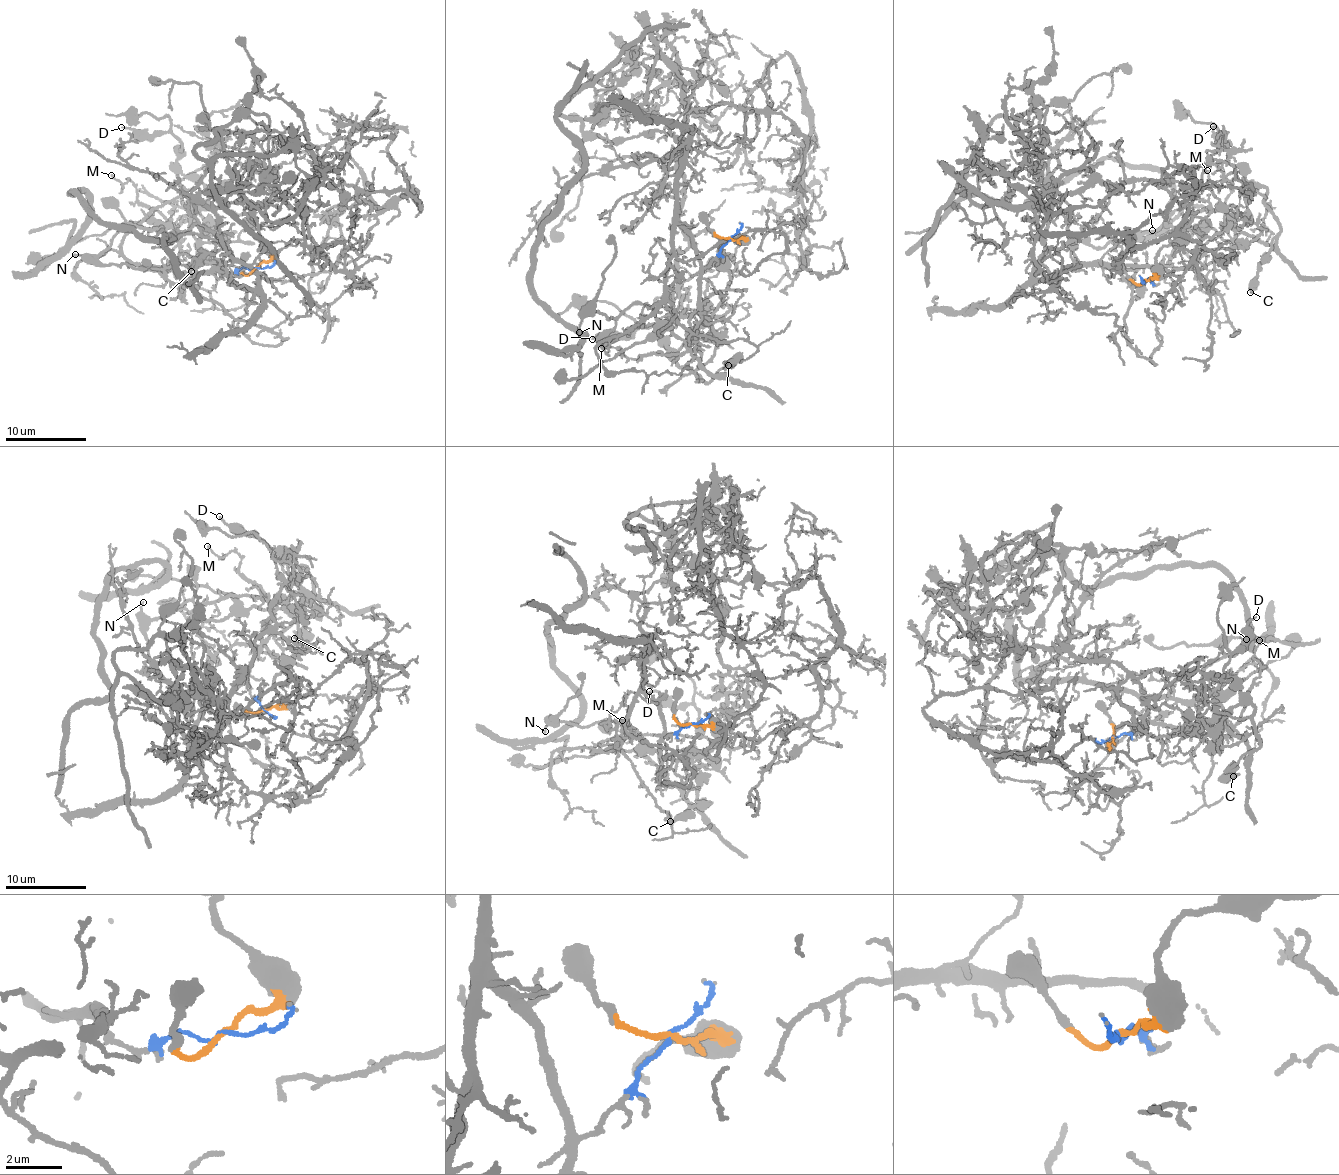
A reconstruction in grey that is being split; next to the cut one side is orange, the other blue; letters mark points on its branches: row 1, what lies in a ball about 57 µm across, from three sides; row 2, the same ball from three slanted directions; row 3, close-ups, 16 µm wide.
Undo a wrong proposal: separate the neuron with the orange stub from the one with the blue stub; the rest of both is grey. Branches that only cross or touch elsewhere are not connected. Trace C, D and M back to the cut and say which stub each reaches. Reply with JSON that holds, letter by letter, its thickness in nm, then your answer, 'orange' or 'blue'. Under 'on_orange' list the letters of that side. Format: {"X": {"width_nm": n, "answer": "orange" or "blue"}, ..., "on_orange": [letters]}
{"C": {"width_nm": 200, "answer": "orange"}, "D": {"width_nm": 150, "answer": "orange"}, "M": {"width_nm": 150, "answer": "blue"}, "on_orange": ["C", "D"]}

